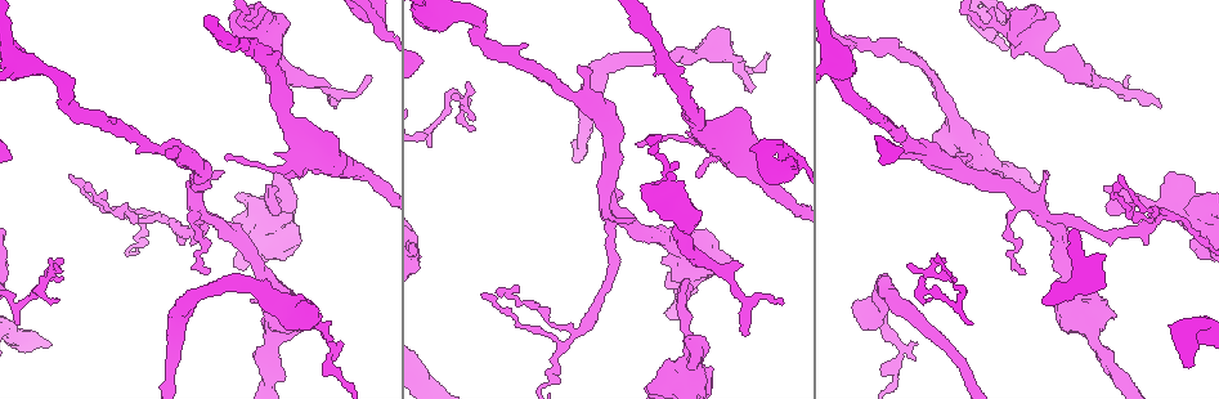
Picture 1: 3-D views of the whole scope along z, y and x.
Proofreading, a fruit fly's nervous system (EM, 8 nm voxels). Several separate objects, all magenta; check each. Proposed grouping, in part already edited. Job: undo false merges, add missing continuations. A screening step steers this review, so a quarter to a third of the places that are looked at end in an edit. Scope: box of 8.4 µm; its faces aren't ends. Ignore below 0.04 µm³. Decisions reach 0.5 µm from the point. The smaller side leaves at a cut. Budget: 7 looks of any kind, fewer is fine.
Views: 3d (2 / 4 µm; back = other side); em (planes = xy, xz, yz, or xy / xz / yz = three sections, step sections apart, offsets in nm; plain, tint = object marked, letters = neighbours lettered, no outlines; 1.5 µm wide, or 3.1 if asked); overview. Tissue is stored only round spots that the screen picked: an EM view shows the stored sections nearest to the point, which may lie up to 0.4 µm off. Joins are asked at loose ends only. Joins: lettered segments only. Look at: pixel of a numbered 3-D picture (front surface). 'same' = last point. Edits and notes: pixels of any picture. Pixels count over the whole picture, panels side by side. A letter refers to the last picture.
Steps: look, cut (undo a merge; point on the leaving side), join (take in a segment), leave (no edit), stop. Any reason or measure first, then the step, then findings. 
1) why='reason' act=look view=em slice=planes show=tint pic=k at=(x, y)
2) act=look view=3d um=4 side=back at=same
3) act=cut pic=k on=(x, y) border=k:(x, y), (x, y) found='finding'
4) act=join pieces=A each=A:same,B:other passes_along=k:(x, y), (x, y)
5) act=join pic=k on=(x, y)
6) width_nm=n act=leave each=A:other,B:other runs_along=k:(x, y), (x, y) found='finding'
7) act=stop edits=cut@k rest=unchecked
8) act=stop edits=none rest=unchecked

why='stops while still wide' act=look view=em slice=planes show=plain pic=1 at=(673, 360)

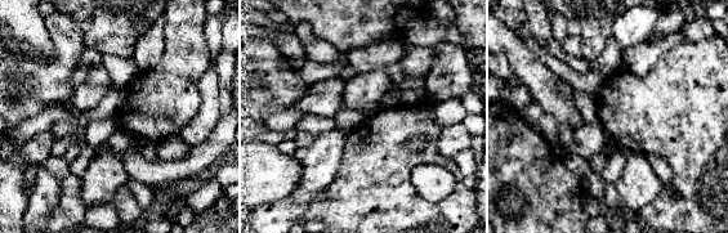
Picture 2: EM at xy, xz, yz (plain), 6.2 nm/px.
why='with the object marked' act=look view=em slice=planes show=tint at=same

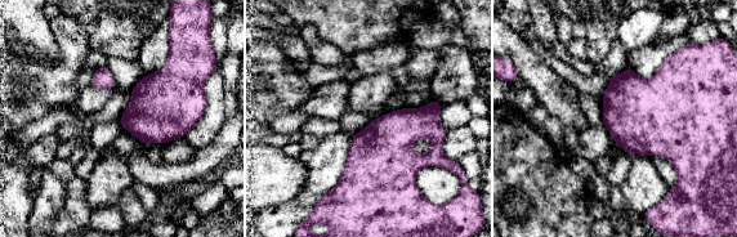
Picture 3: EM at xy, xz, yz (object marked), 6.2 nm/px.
act=look view=em slice=planes show=letters at=same

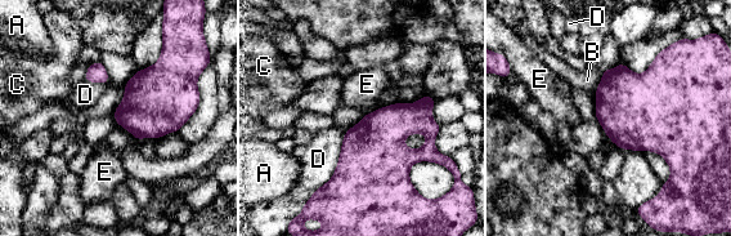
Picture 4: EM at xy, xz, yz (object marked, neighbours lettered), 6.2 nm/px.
act=leave each=A:other,B:other,C:other,D:other,E:other border=4:(346, 132), (335, 173), (315, 190) found='no lettered segment goes on from it'

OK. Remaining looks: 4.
why='thin end' act=look view=3d um=2 pic=1 at=(1128, 77)

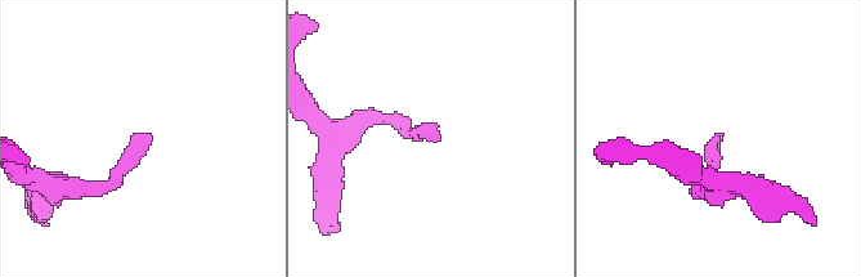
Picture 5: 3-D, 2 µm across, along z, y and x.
act=look view=em slice=planes show=letters pic=5 at=(430, 138)

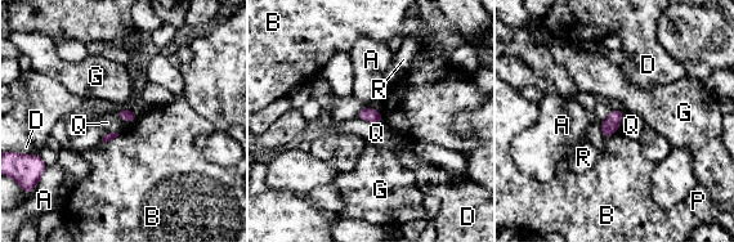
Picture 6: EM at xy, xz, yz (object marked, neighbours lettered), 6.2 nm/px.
act=leave each=A:other,B:other,D:other,G:other,P:other,Q:other,R:other border=6:(357, 116), (363, 120), (381, 122) found='no lettered segment goes on from it'

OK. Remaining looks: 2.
why='thin end' act=look view=3d um=4 side=back pic=1 at=(267, 10)

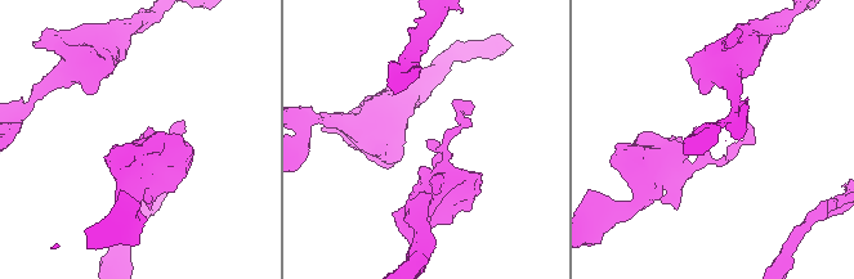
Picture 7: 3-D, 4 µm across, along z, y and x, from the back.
why='need the tissue' act=look view=em slice=planes show=letters pic=7 at=(427, 140)

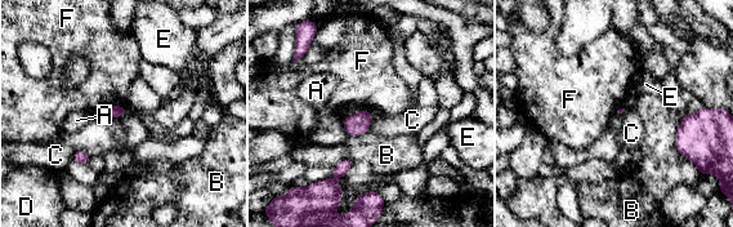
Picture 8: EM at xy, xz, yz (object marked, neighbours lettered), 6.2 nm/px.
act=leave each=A:other,B:other,C:other,D:other,E:other,F:other border=8:(125, 107), (102, 106), (98, 110) found='none of them fits'

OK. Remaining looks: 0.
act=stop edits=none rest=unchecked

